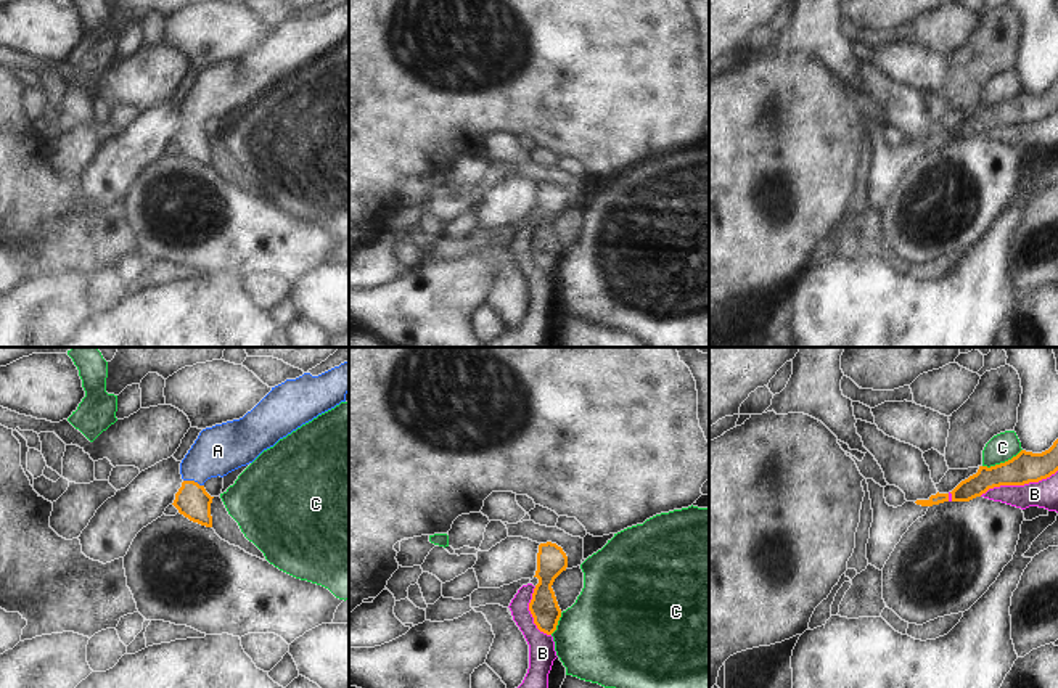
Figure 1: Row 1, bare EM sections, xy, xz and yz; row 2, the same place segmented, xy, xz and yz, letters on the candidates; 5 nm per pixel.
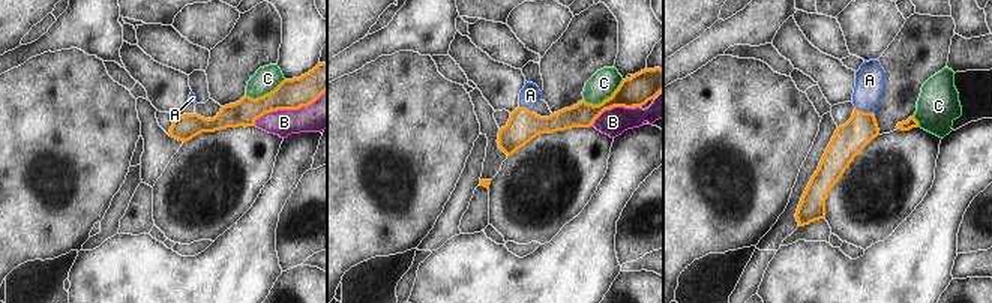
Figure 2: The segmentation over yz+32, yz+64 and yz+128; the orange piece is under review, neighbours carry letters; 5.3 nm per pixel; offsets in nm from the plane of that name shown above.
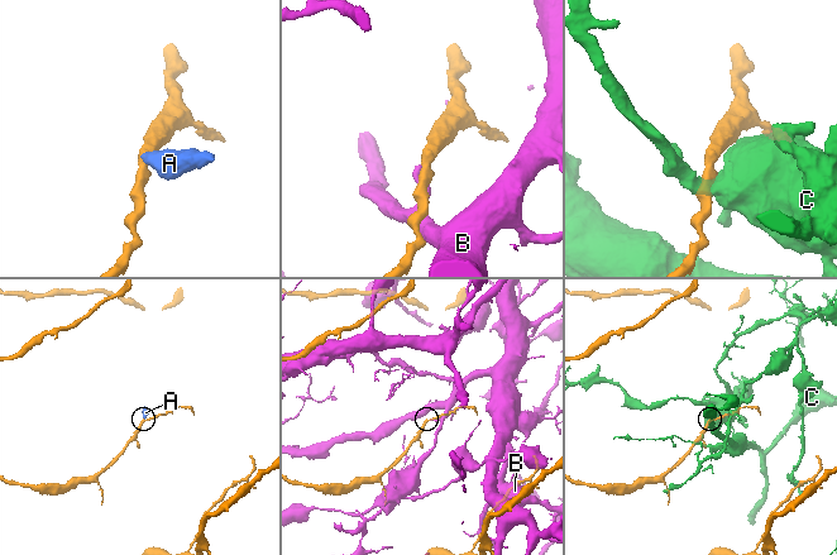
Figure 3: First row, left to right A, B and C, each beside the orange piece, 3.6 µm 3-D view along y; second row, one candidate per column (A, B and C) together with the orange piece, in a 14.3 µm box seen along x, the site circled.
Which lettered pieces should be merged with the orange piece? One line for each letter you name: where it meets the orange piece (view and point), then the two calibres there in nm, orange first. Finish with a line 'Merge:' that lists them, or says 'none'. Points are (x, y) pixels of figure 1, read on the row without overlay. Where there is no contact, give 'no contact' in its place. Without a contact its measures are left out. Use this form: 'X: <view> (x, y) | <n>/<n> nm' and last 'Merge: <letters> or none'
A: xy (193, 121) | 170/240 nm
Merge: A

